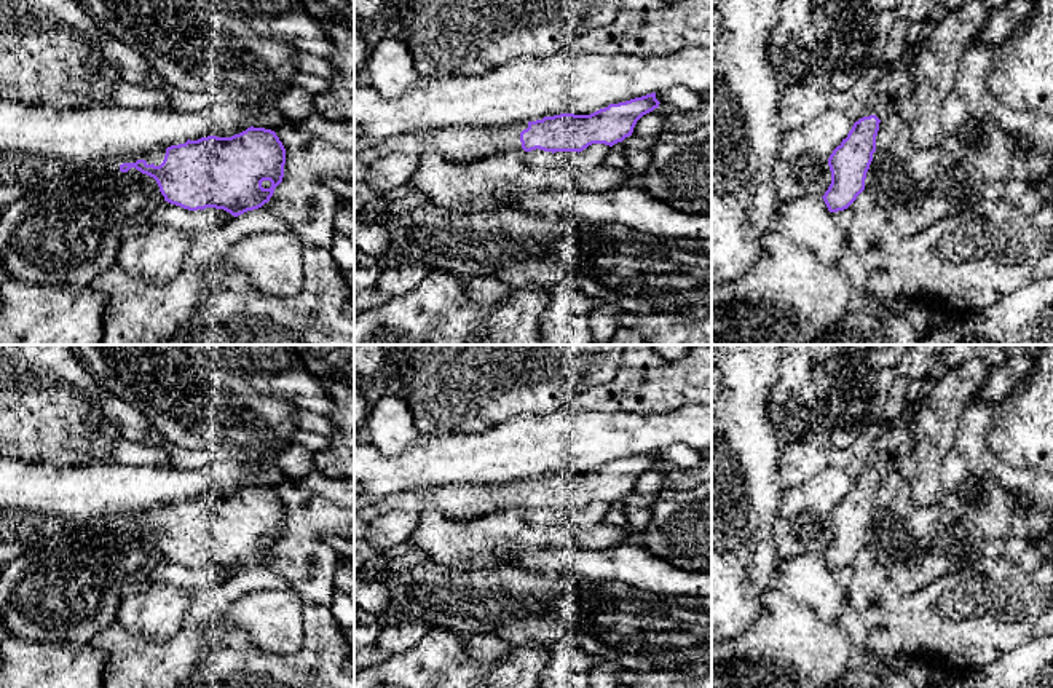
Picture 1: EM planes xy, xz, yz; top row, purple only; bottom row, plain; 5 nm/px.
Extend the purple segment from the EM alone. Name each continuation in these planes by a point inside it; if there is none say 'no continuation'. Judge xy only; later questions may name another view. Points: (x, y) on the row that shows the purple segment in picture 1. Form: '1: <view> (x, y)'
1: xy (157, 158)

